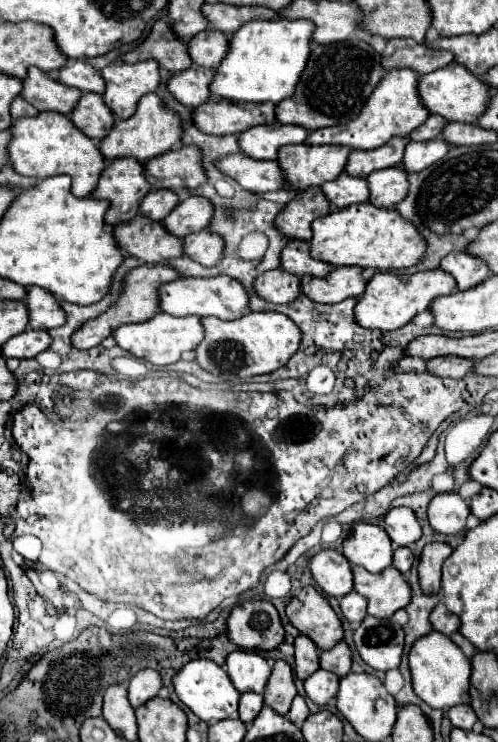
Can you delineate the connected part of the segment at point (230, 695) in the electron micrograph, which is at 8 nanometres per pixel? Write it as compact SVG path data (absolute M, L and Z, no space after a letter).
M197 658L187 662L175 676L173 676L173 686L175 686L175 694L177 698L193 710L193 714L203 720L203 722L217 722L217 720L225 720L231 718L237 712L237 704L239 704L239 696L237 690L233 688L227 672L217 666L213 660L207 658Z

